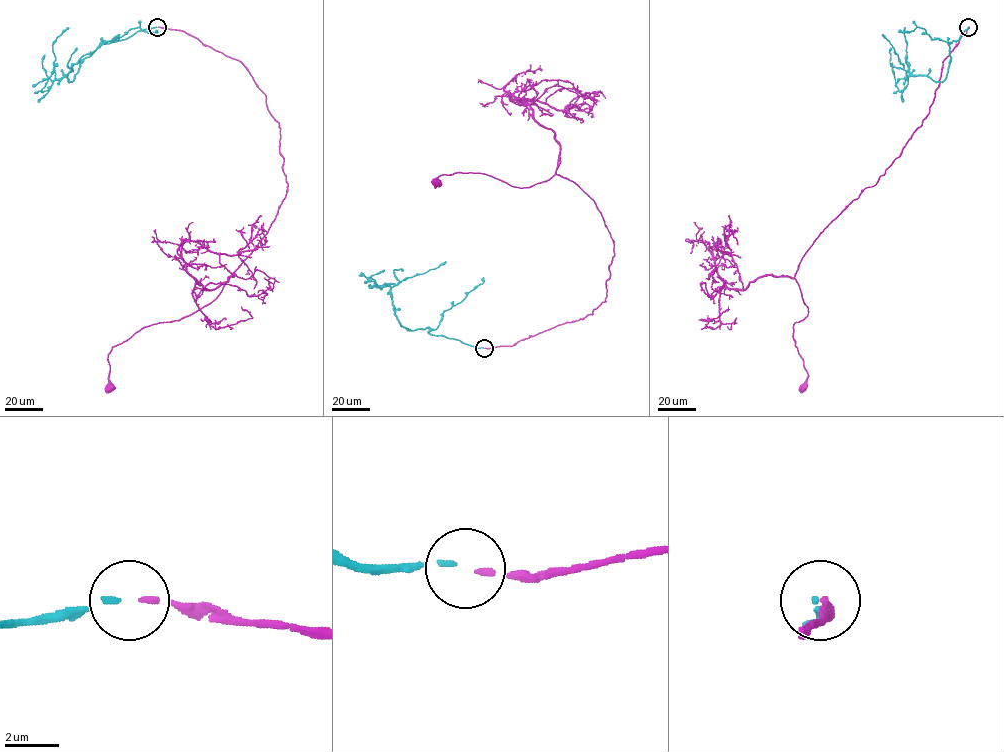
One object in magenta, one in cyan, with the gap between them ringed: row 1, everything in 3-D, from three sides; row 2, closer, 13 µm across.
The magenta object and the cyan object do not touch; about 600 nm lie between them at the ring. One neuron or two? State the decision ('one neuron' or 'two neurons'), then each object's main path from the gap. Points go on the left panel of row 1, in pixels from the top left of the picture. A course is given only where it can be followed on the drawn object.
one neuron; magenta runs (157, 27), (186, 32), (248, 71), (279, 123), (287, 193), (268, 232), (219, 295), (114, 345), (110, 387); cyan runs (157, 27), (137, 31), (126, 38), (102, 41), (69, 81), (64, 75), (82, 56), (119, 34)

